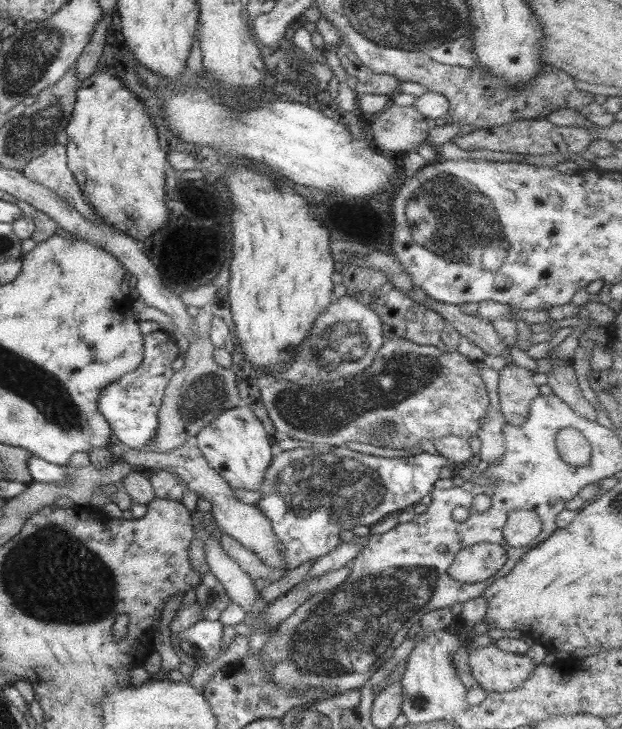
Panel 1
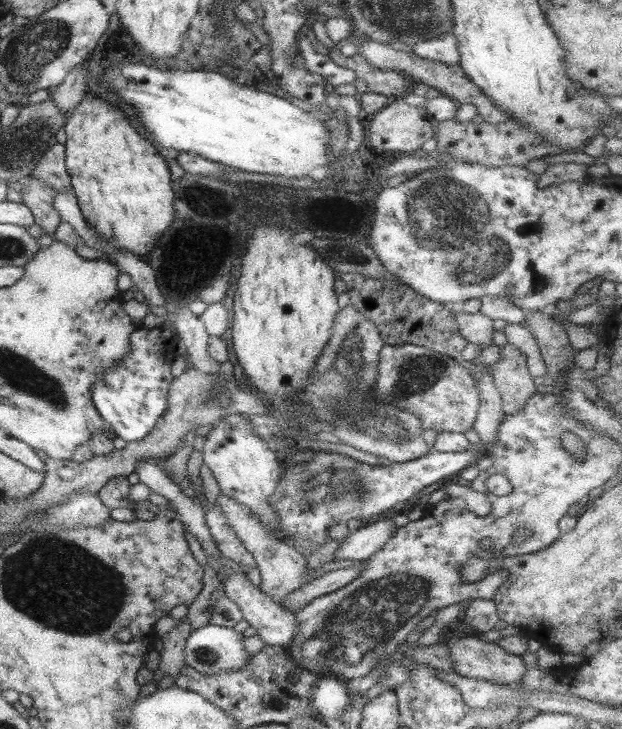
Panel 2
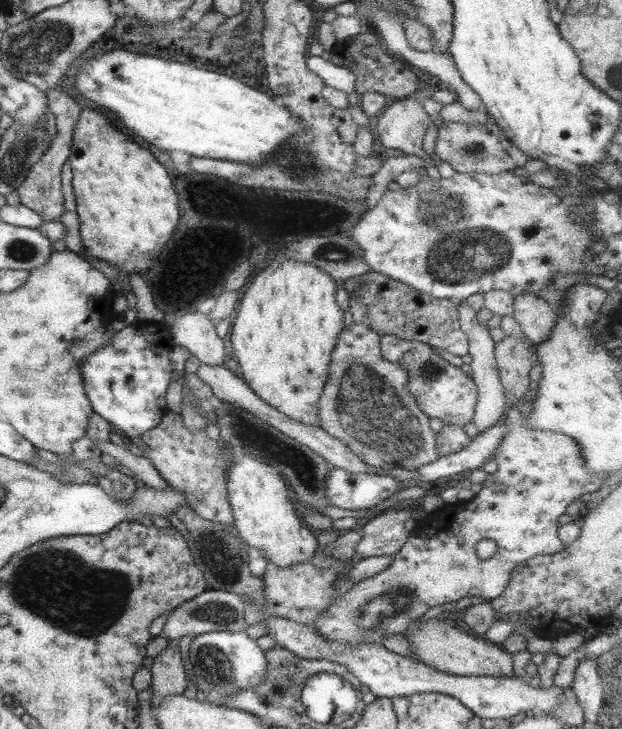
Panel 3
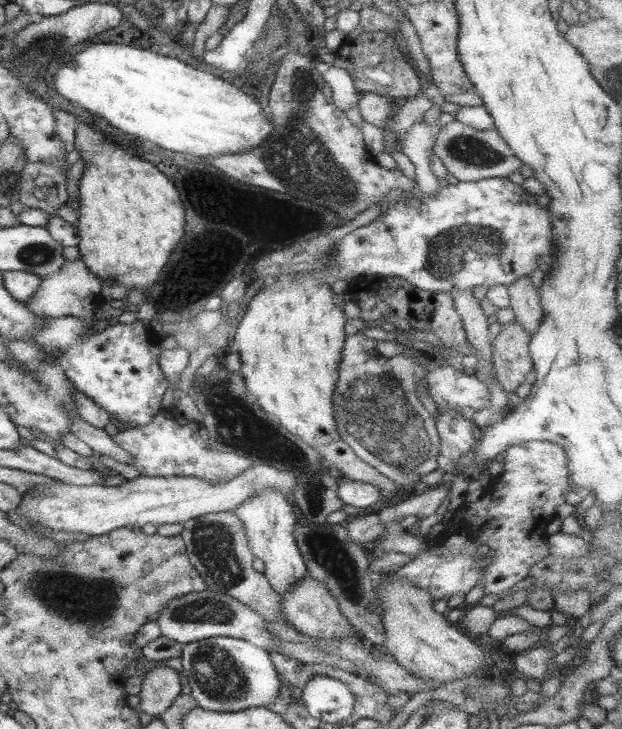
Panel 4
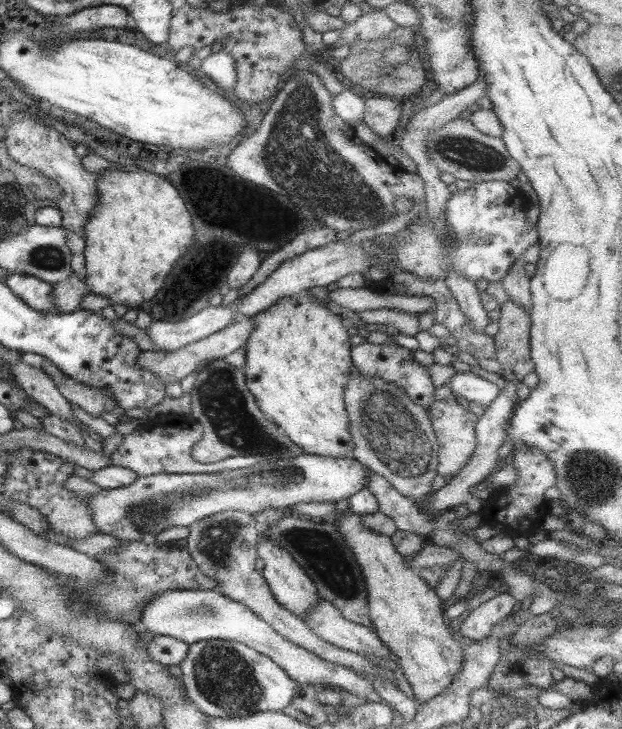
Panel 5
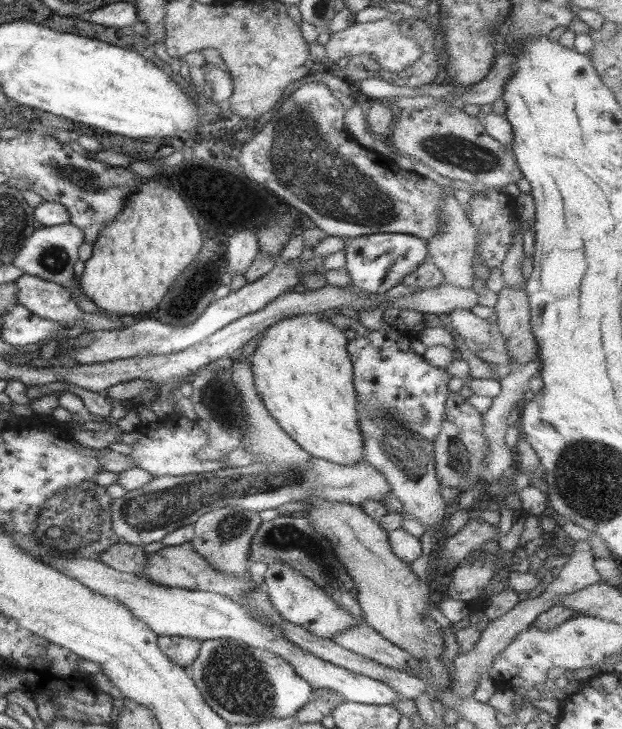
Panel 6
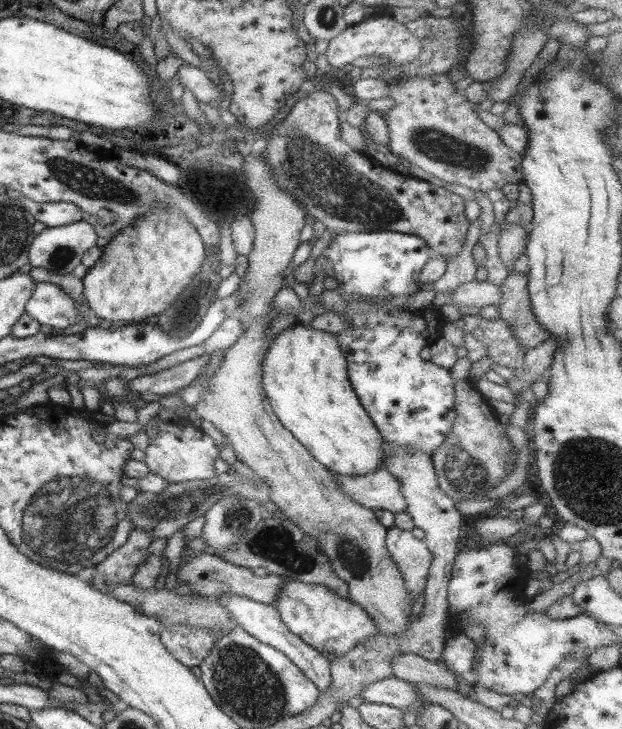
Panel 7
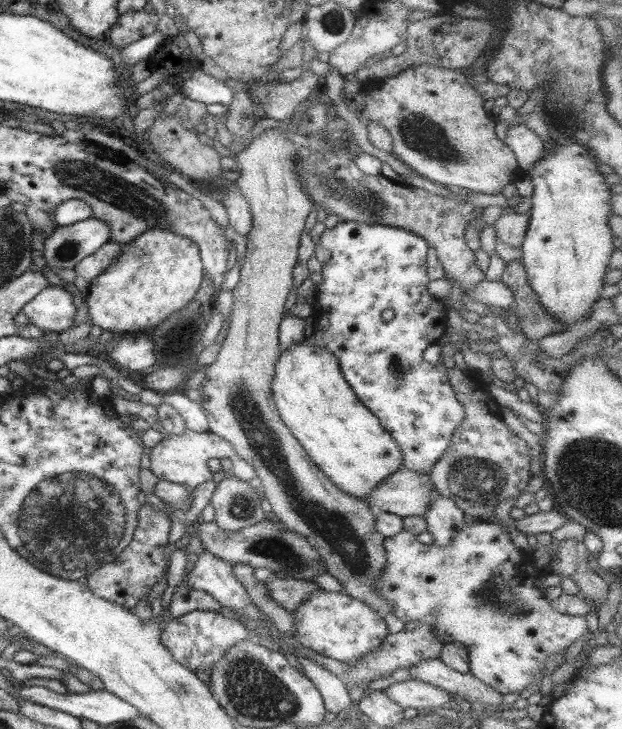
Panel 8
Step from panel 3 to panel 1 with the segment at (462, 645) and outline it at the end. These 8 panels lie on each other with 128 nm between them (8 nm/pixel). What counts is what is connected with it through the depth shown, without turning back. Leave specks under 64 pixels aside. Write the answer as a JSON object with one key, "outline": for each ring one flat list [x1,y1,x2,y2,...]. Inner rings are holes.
{"outline":[[489,645,470,649,468,664,472,677,488,693,504,693,521,688,531,678,536,663,527,655,514,655]]}

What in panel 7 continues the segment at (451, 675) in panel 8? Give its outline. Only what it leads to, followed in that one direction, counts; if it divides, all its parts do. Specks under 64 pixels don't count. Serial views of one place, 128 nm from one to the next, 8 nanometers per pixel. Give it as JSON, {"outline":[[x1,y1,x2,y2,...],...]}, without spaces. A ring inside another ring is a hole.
{"outline":[[402,654,394,656,390,661,393,677,408,681,410,684,428,684,435,688,445,690,459,689,456,676,444,666,438,666,438,662,428,661,416,654]]}

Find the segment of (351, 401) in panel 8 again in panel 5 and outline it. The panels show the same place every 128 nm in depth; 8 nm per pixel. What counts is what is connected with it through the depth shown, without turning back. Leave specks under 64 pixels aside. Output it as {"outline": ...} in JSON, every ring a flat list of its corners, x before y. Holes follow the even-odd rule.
{"outline":[[300,292,274,302,253,318,256,327,246,341,244,370,248,390,254,395,259,410,305,453,334,458,351,457,356,442,350,434,344,391,353,368,352,346,348,328,342,325,342,317,308,292]]}

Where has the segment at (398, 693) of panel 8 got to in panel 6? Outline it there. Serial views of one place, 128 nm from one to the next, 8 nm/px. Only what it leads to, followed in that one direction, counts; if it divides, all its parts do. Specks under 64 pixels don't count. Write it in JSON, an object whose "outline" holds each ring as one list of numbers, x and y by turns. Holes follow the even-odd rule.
{"outline":[[60,555,43,558,52,568,64,573,64,576,86,585,96,593,120,601,129,612,144,622,158,636,180,636,191,640,233,639,247,647,261,649,291,664,291,668,314,689,335,691,344,696,346,701,369,705,390,705,399,700,399,695,390,686,378,680,349,672,340,666,313,656,310,652,295,646,269,626,263,626,253,620,242,605,233,598,217,592,197,591,185,588,168,588,134,574,120,572,106,566,96,559,82,557,60,557]]}

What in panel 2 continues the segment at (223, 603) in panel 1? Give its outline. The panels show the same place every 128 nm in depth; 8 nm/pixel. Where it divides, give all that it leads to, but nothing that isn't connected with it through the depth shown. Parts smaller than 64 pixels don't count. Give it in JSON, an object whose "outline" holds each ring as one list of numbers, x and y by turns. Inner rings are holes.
{"outline":[[184,526,184,537,188,541,190,552,204,568,204,588,197,594,196,600,189,607,186,618,192,626,192,631,204,627,210,623,210,608,216,605,218,600,222,600,225,596,223,581,216,577,216,571,212,570,212,566,208,565,205,552,201,547,198,538,194,534,190,534]]}

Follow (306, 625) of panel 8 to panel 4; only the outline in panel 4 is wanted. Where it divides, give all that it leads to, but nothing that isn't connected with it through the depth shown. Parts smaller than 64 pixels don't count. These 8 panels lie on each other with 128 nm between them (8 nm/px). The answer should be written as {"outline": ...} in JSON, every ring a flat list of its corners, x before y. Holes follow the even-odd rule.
{"outline":[[268,487,262,493,248,497,232,511,244,524,252,554,264,562,263,574,272,585,272,589,280,596,286,595,296,583,300,583,306,577,307,571,305,558,300,553,294,537,294,524,297,524,299,519,296,506,282,491]]}

